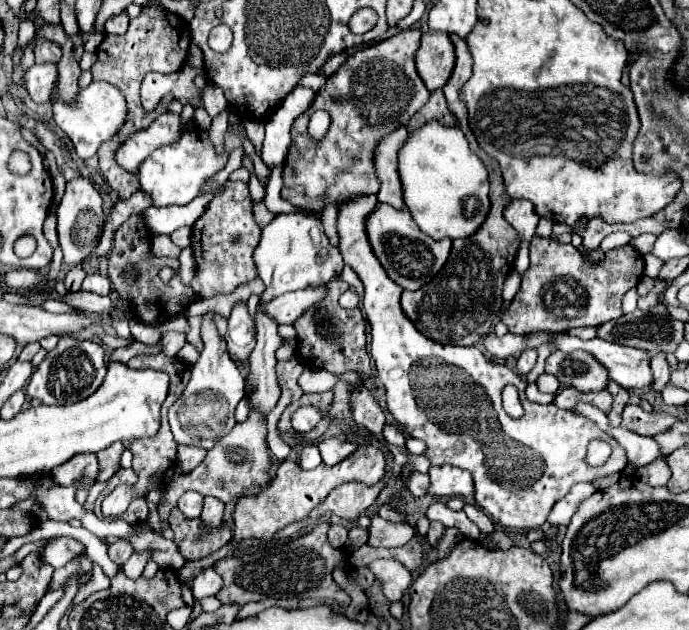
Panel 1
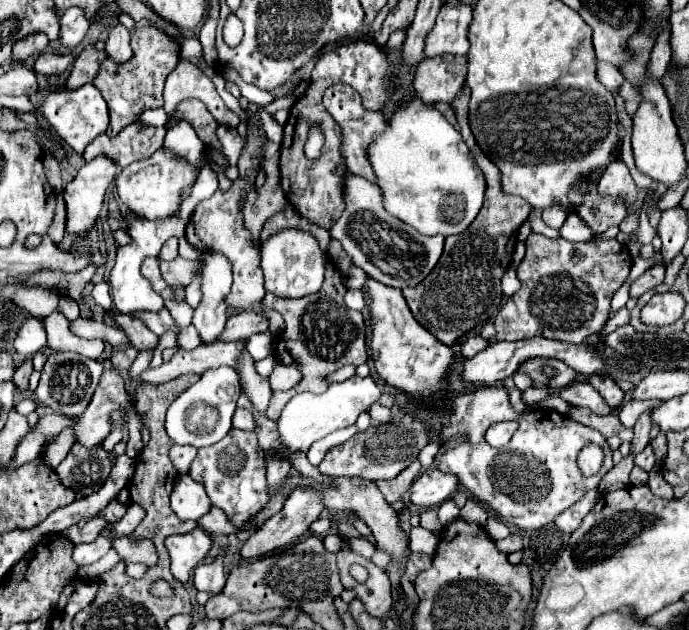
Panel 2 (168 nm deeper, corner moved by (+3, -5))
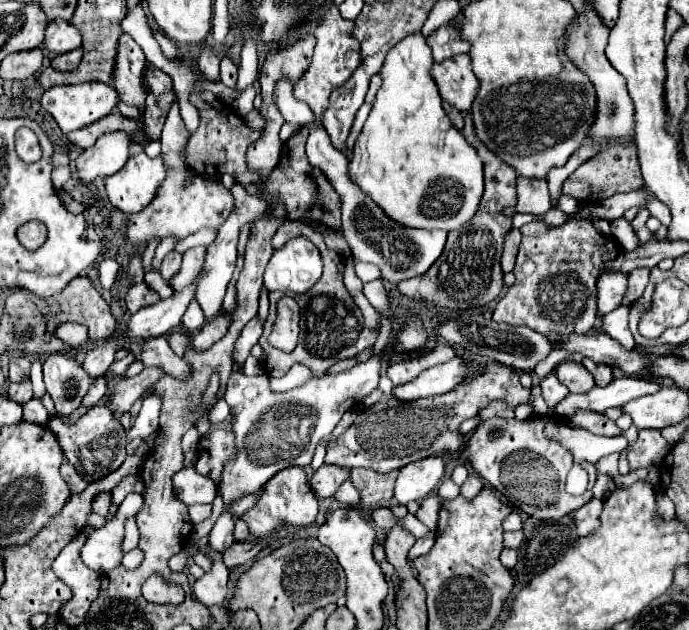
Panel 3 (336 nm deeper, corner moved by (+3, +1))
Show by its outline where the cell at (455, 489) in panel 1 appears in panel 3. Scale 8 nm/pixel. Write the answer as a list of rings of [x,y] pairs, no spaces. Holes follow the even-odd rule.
[[[430,456],[424,460],[412,462],[400,470],[394,498],[400,504],[422,500],[440,484],[444,474],[446,474],[446,462],[440,456]]]

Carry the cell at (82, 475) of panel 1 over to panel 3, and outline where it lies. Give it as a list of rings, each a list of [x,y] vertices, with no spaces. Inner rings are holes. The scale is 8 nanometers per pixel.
[[[108,406],[90,408],[74,424],[64,424],[62,420],[52,418],[48,428],[56,434],[66,458],[86,482],[94,482],[104,478],[104,474],[112,474],[112,470],[118,470],[126,458],[126,432],[120,422],[112,418],[112,410]]]

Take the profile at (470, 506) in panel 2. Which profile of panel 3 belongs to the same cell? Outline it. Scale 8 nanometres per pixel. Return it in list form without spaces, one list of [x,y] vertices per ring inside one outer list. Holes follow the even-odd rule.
[[[470,474],[468,480],[464,482],[464,486],[460,488],[460,494],[462,494],[464,498],[472,500],[472,498],[476,498],[476,494],[480,494],[482,488],[484,488],[484,480],[482,480],[480,476],[476,476],[476,474]]]

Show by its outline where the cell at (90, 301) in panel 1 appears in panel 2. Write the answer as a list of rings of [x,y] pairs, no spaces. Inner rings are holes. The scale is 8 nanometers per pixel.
[[[114,314],[114,320],[116,320],[116,324],[118,324],[120,328],[124,328],[124,330],[128,332],[132,346],[134,346],[138,352],[142,352],[142,350],[154,350],[154,348],[158,346],[160,338],[158,338],[144,322],[140,322],[138,318],[134,318],[134,316],[130,316],[130,314],[128,314],[128,316],[124,316],[124,314]]]

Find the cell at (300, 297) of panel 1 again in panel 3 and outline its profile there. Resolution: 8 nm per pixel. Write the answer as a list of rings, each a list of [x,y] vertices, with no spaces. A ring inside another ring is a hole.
[[[226,312],[220,314],[220,316],[216,316],[212,322],[206,322],[206,324],[194,334],[194,348],[196,348],[196,350],[206,350],[206,348],[210,348],[216,340],[224,338],[224,334],[228,332],[230,324],[232,324],[232,318],[230,318],[230,314],[226,314]]]

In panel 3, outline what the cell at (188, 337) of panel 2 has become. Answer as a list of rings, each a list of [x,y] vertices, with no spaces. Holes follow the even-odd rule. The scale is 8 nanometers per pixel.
[[[193,299],[188,306],[188,310],[186,310],[186,314],[184,314],[184,318],[182,318],[182,324],[184,324],[190,332],[196,332],[204,322],[206,322],[206,318],[204,318],[204,314],[202,314],[202,308],[198,306],[196,299]]]

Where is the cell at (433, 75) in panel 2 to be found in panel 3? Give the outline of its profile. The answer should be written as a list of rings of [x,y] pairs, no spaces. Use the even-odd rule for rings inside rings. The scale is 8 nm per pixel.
[[[458,54],[456,58],[446,58],[444,62],[434,62],[430,70],[442,100],[454,108],[468,112],[476,96],[476,76],[472,74],[470,56]]]

